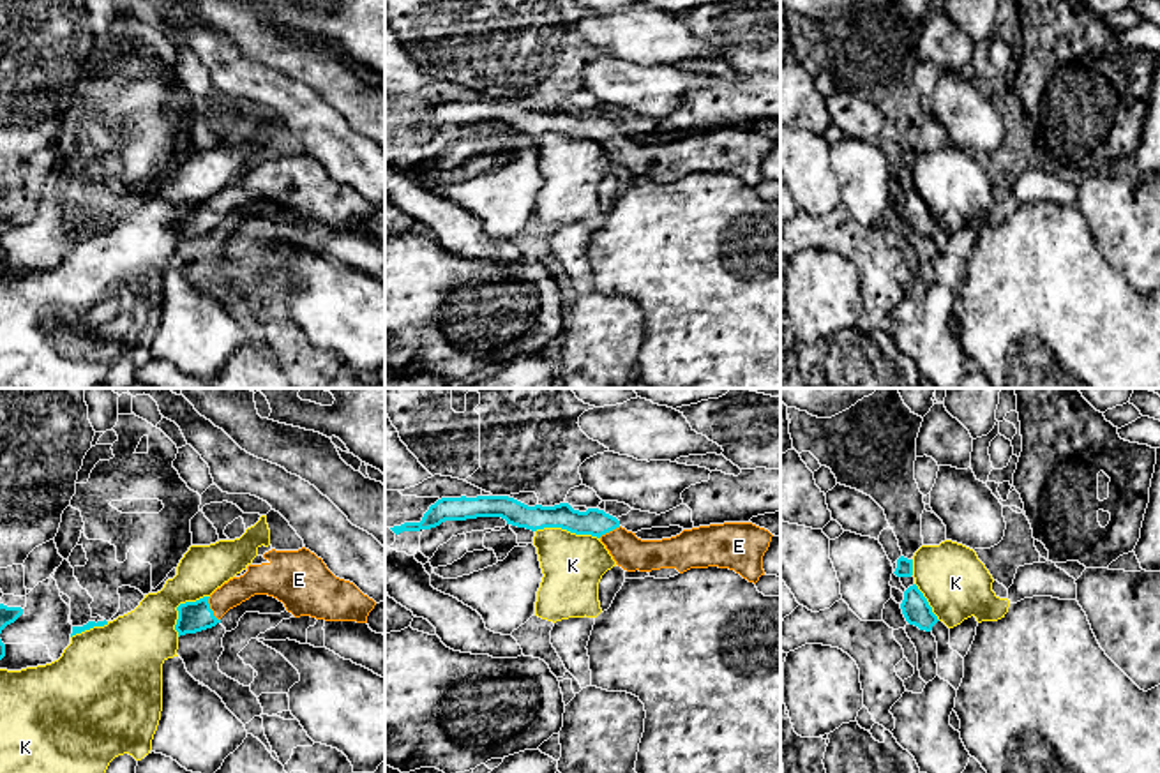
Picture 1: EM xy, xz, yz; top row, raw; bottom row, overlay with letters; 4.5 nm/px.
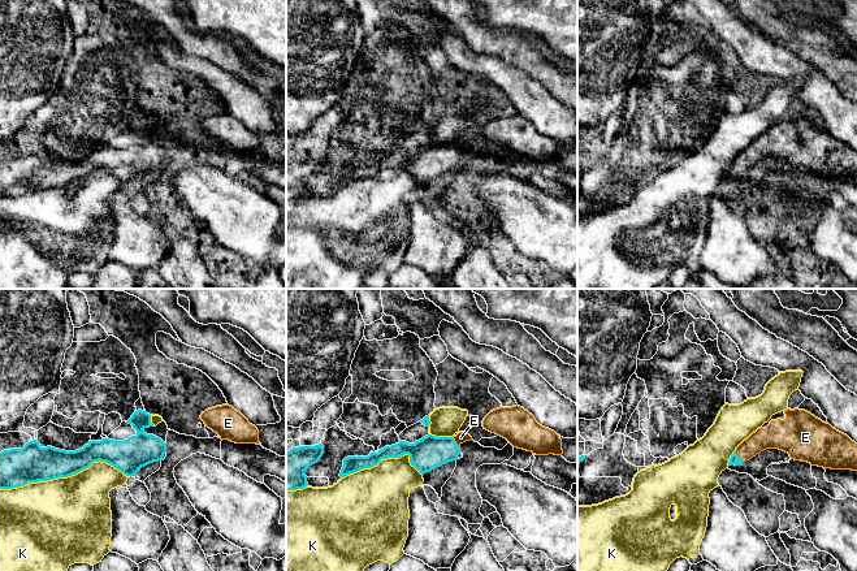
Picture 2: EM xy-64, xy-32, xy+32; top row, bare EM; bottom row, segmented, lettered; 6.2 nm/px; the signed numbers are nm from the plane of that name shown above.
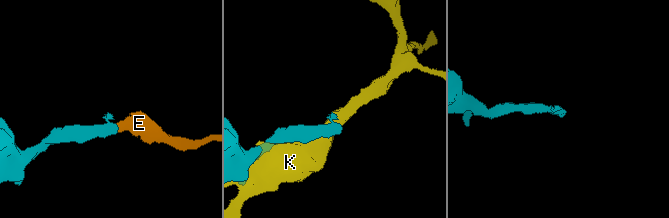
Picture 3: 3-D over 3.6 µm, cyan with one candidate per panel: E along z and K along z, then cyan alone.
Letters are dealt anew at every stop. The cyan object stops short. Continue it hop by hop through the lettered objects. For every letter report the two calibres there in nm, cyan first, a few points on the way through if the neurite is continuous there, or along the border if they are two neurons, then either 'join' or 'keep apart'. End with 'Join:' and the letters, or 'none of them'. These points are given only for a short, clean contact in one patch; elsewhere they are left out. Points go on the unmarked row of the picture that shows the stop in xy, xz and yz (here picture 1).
E: calibres 140 and 130 nm; way xy (193, 221), (210, 214), (233, 196), (256, 186); join
K: calibres 120 and 280 nm; keep apart
Join: E

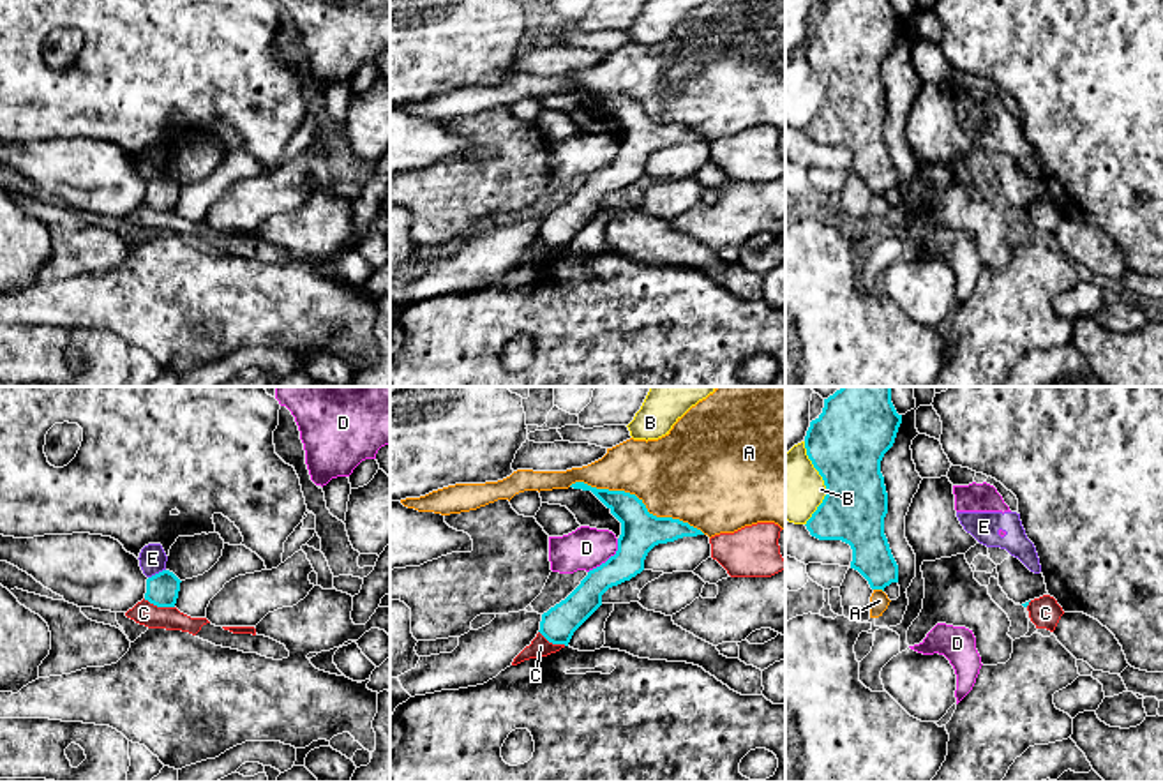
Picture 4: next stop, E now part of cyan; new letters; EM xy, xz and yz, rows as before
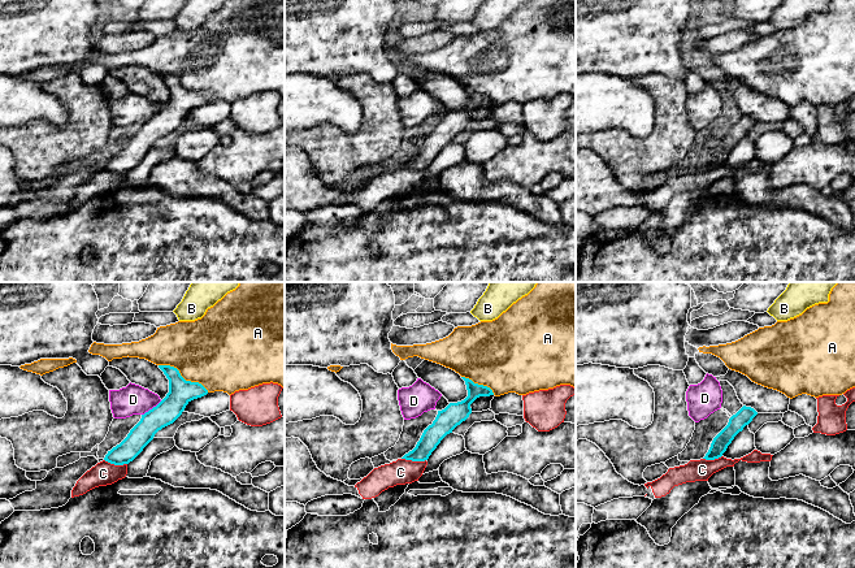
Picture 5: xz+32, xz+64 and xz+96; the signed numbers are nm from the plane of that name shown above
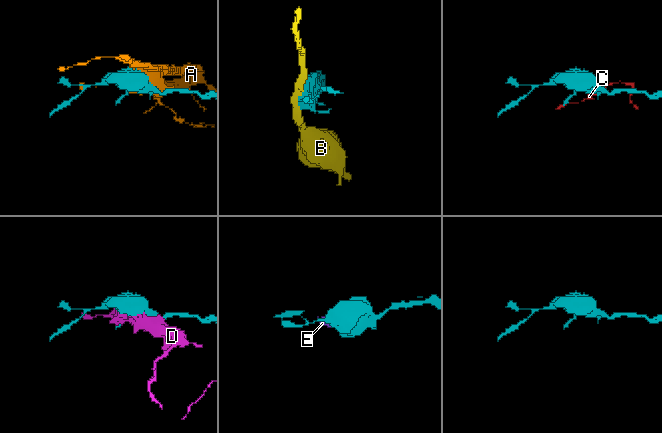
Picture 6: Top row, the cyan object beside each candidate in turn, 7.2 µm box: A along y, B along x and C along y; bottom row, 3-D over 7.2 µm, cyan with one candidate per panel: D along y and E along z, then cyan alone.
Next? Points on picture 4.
A: calibres 180 and 400 nm; keep apart
B: calibres 360 and 300 nm; keep apart
C: calibres 150 and 110 nm; keep apart
D: calibres 180 and 190 nm; keep apart
E: calibres 150 and 130 nm; border xy (165, 173), (149, 182); keep apart
Join: none of them

